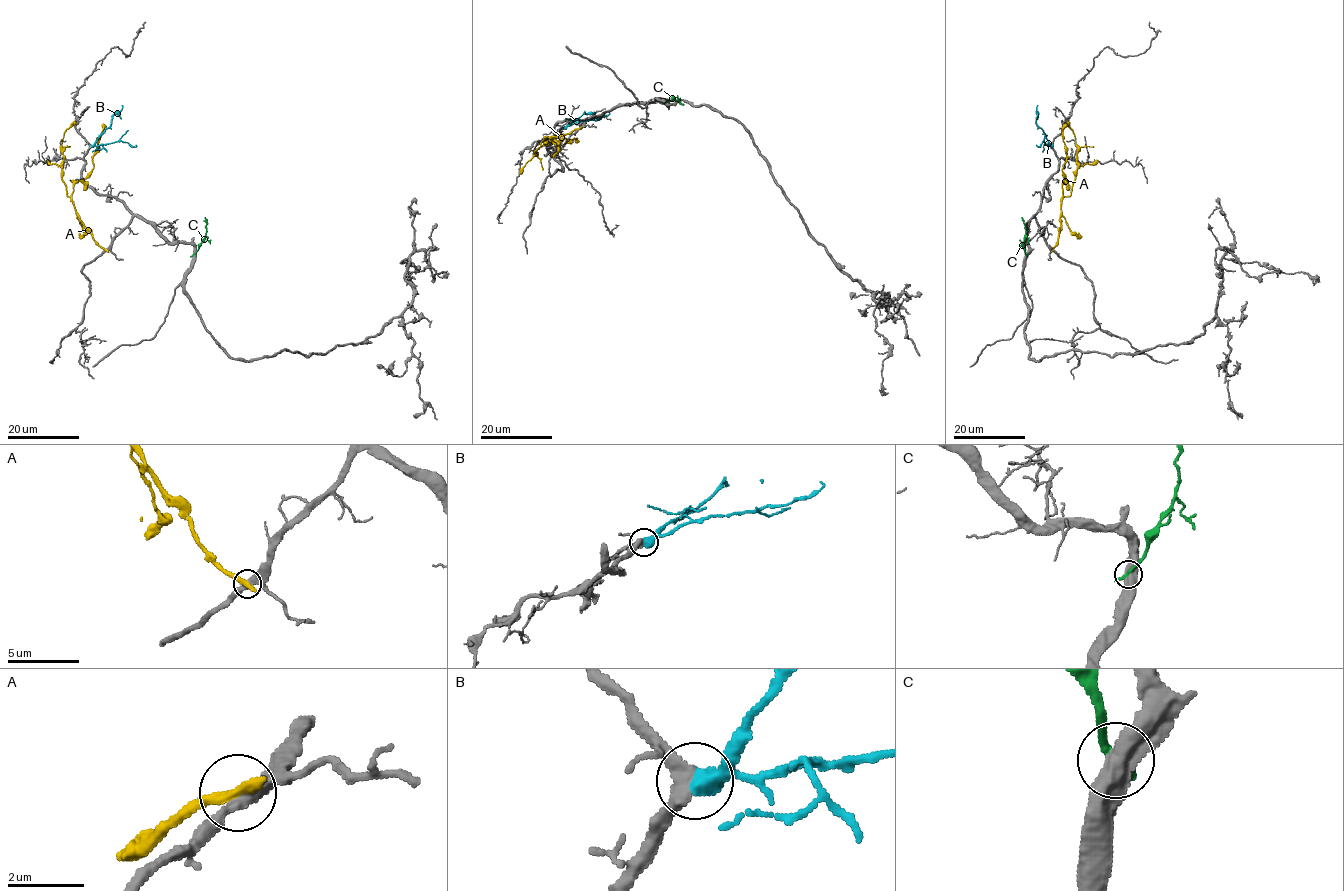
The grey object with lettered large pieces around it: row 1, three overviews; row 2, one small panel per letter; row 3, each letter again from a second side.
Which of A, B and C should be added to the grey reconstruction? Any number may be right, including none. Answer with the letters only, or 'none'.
B

